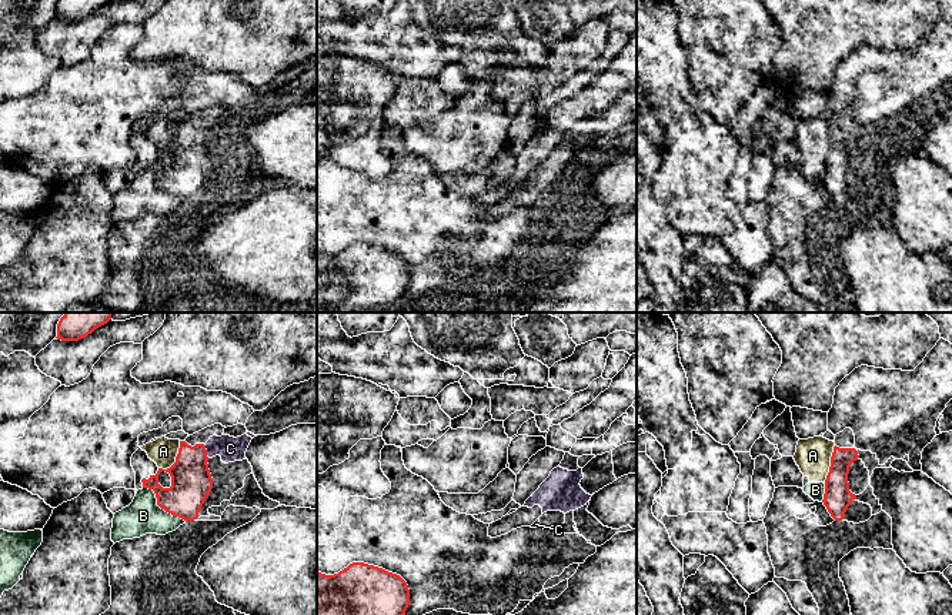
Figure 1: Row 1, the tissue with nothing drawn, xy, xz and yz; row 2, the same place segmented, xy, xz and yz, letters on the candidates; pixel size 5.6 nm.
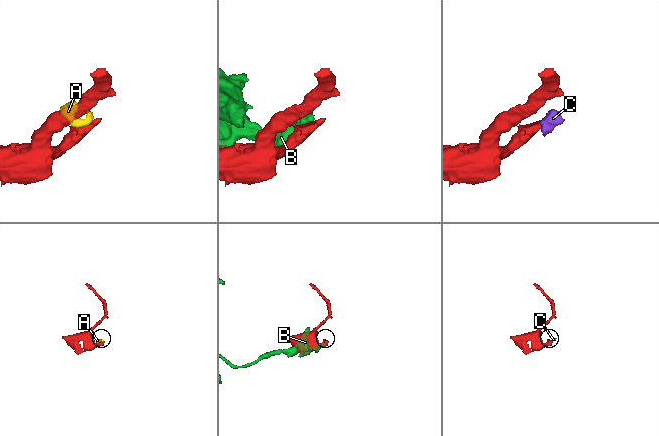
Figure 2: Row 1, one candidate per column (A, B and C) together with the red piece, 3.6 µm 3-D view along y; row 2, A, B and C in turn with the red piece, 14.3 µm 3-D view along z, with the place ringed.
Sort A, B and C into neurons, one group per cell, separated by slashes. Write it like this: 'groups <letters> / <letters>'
groups A B / C

